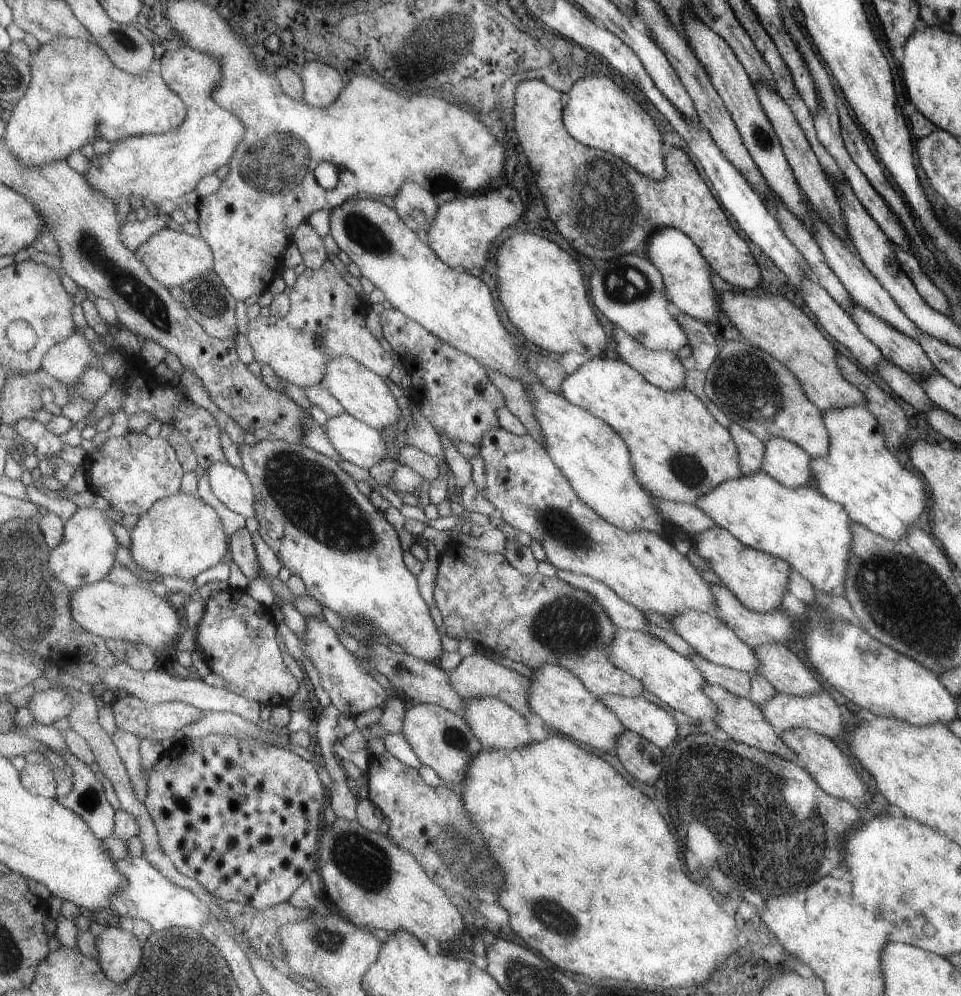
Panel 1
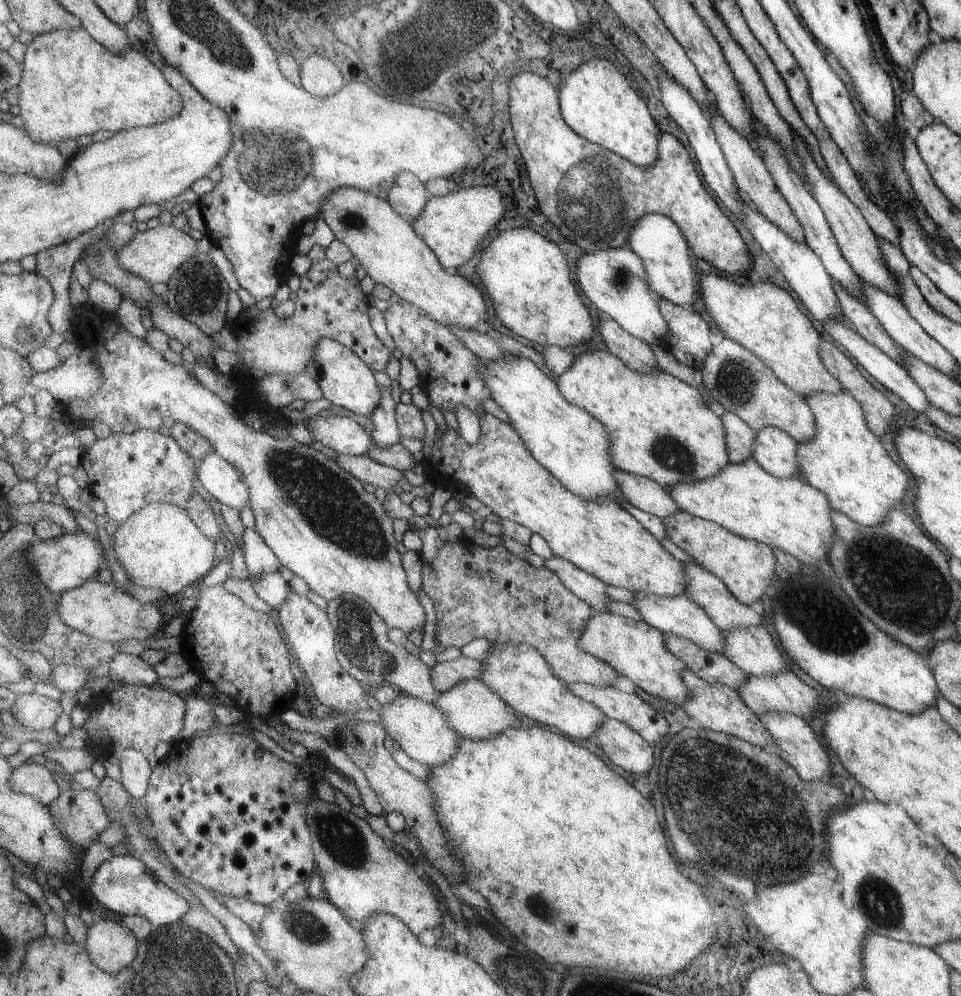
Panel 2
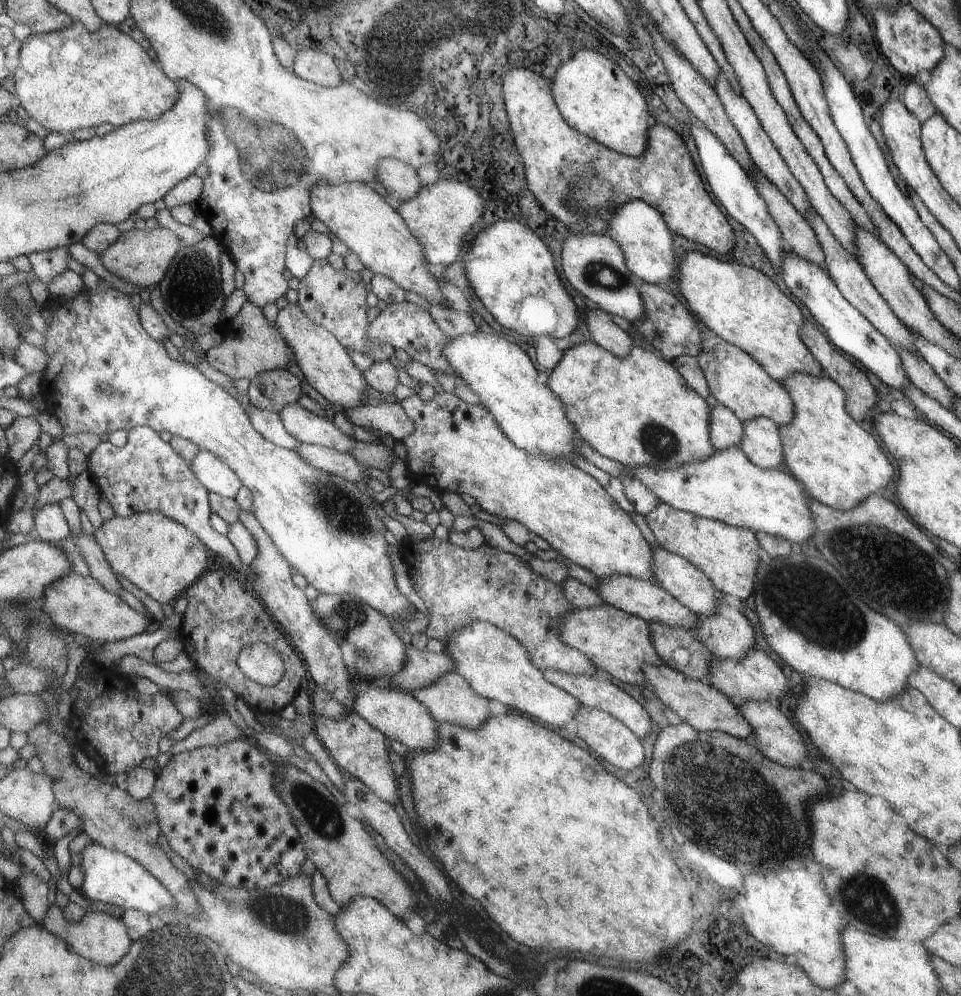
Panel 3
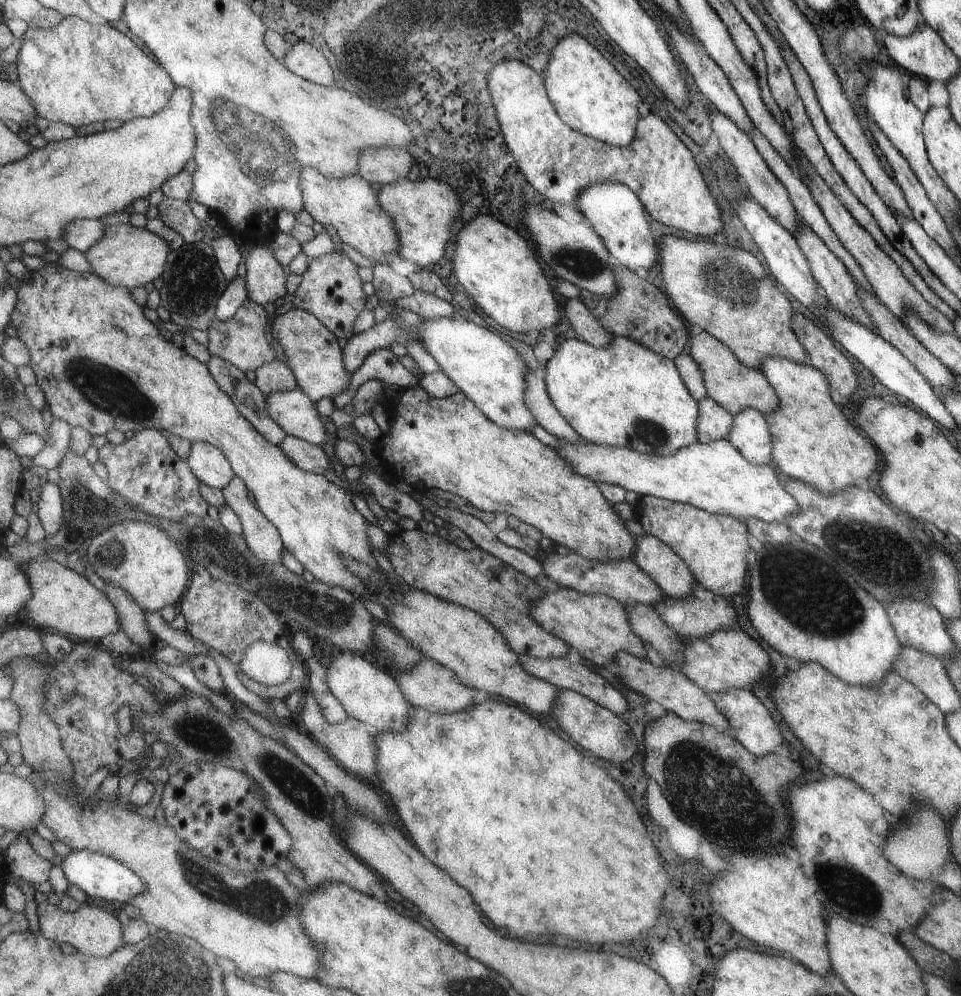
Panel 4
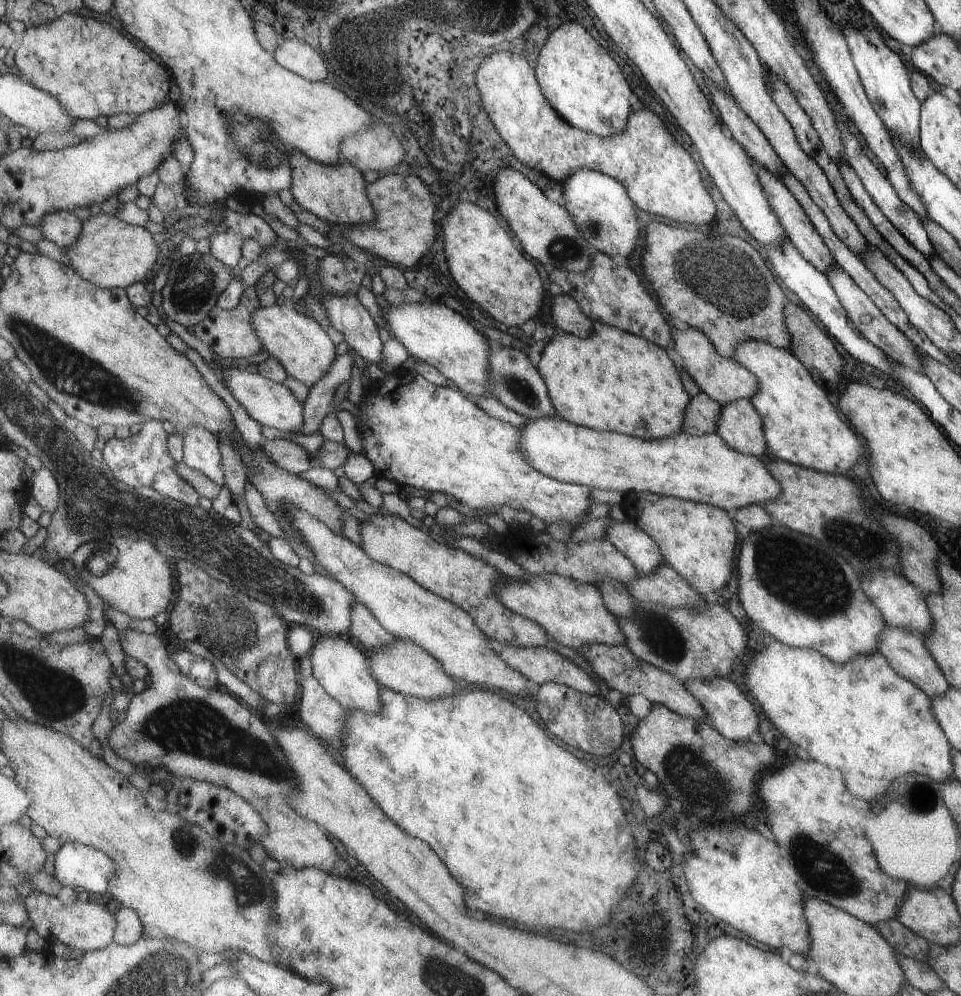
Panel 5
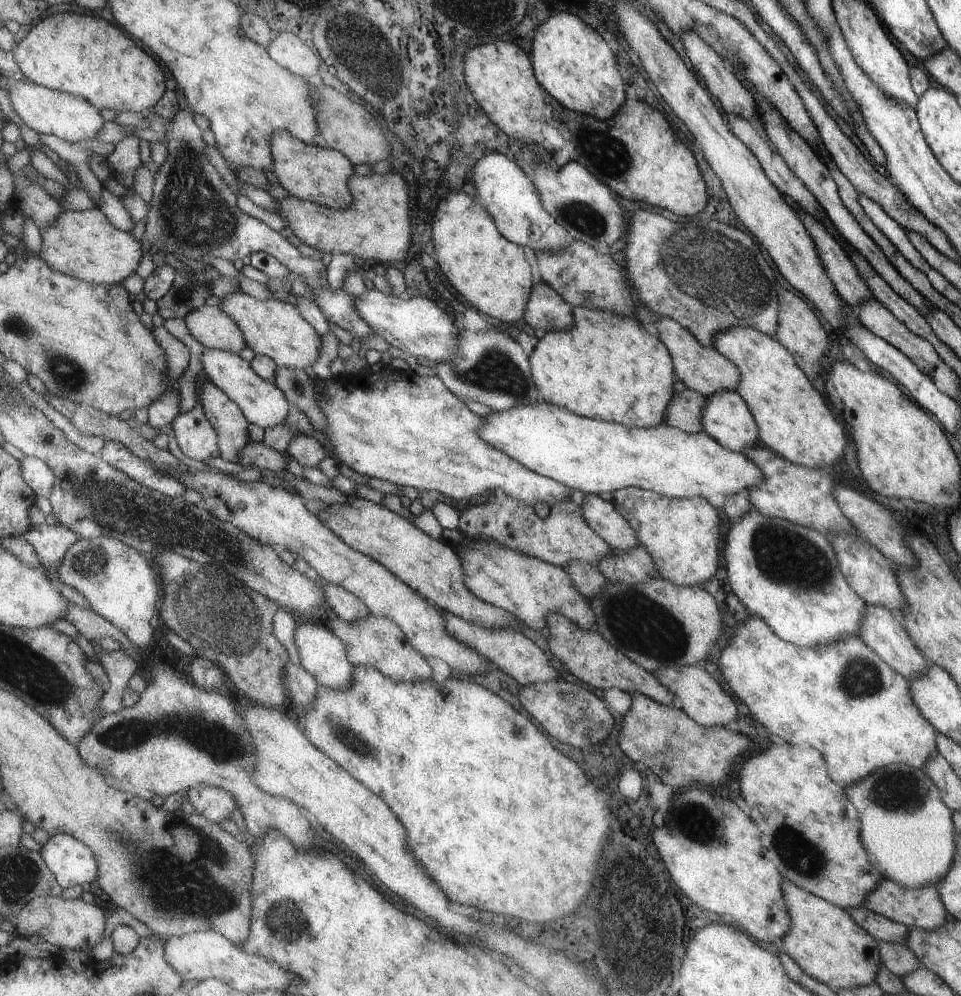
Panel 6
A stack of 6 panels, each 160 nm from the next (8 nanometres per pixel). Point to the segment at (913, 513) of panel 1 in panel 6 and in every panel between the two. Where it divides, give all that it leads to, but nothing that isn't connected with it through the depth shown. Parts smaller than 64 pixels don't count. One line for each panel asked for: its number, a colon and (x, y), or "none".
2: (843, 459)
3: (838, 464)
4: (812, 442)
5: (801, 427)
6: (793, 421)

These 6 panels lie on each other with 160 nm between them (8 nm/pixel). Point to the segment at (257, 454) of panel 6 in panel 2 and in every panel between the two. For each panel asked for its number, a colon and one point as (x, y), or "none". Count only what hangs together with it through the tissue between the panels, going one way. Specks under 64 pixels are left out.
2: (370, 471)
3: (345, 465)
4: (309, 457)
5: (287, 454)

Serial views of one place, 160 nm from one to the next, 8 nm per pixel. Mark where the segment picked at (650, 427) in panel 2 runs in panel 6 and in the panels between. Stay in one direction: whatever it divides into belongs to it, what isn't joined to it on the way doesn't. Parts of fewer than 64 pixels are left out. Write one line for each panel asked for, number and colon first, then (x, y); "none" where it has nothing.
3: (638, 410)
4: (627, 395)
5: (612, 380)
6: (608, 367)

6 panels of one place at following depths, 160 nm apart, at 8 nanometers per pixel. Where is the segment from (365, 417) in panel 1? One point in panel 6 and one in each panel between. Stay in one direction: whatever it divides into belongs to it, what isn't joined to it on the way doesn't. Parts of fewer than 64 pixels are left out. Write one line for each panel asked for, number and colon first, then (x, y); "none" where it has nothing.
2: (346, 379)
3: (325, 362)
4: (313, 352)
5: (301, 343)
6: (271, 327)

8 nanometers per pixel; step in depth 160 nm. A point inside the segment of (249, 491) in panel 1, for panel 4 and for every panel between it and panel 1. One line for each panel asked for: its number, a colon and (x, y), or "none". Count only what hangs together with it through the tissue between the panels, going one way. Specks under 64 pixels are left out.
2: (218, 476)
3: (218, 476)
4: (209, 462)

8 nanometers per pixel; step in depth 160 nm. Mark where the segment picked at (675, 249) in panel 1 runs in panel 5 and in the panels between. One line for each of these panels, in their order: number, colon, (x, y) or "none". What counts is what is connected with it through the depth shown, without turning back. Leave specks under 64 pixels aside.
2: (665, 253)
3: (639, 229)
4: (615, 212)
5: (606, 217)

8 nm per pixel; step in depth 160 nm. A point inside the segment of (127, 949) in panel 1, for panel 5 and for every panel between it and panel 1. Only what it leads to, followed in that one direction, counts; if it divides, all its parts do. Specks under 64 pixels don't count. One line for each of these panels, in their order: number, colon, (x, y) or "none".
2: (112, 946)
3: (98, 936)
4: (95, 932)
5: (89, 927)

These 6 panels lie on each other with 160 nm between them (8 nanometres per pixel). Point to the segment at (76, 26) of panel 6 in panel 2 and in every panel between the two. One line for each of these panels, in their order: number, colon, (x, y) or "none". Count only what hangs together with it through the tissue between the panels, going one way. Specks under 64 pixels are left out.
2: (68, 76)
3: (78, 79)
4: (79, 73)
5: (94, 70)

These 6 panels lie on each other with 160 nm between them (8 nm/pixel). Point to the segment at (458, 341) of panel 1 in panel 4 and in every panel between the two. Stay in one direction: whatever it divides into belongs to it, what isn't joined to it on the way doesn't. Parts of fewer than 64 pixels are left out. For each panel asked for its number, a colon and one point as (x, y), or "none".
2: (389, 248)
3: (370, 227)
4: (349, 204)

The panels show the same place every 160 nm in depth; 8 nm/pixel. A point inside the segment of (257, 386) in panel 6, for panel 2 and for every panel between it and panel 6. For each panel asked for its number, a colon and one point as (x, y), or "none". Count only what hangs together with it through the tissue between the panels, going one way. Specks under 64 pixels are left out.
2: (342, 434)
3: (307, 427)
4: (293, 410)
5: (269, 403)

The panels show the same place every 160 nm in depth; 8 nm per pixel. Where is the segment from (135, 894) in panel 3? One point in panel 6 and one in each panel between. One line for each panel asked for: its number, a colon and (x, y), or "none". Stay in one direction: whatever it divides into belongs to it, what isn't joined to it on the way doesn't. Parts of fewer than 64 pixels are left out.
4: (101, 876)
5: (81, 866)
6: (74, 863)

